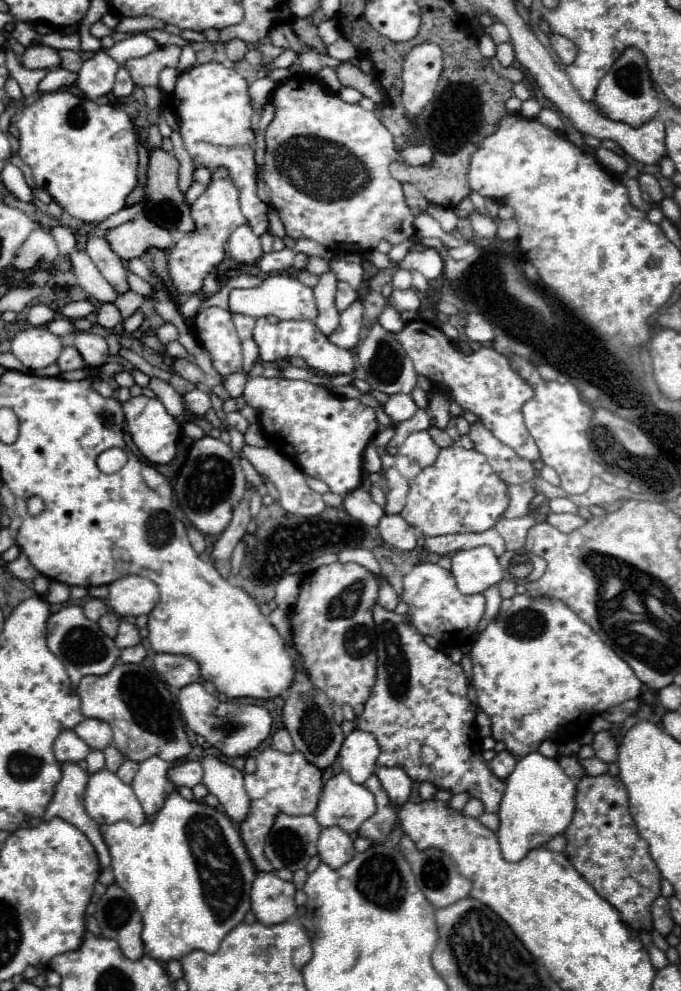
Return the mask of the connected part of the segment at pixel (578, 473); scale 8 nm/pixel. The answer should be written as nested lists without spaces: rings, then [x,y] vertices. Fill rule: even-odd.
[[[495,337],[491,347],[505,355],[509,359],[509,365],[521,375],[521,379],[525,379],[533,389],[535,395],[523,405],[523,417],[525,417],[525,425],[527,431],[531,435],[535,435],[539,453],[541,453],[541,461],[549,467],[553,467],[559,477],[561,477],[561,489],[565,489],[569,495],[579,495],[585,493],[591,485],[593,479],[593,453],[589,447],[589,439],[587,429],[589,429],[589,419],[591,419],[591,405],[587,405],[585,401],[581,401],[579,391],[573,383],[559,383],[559,381],[545,381],[541,379],[541,375],[537,373],[535,365],[531,365],[529,359],[519,357],[513,353],[511,349],[511,339],[509,337]]]

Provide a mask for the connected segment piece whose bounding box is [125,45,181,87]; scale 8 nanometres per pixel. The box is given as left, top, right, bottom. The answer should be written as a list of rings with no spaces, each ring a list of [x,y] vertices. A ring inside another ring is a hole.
[[[167,45],[167,47],[161,47],[153,53],[145,55],[145,57],[129,59],[125,63],[125,69],[131,73],[137,87],[145,87],[145,85],[157,87],[159,85],[159,73],[167,67],[177,67],[179,53],[181,53],[181,47]]]

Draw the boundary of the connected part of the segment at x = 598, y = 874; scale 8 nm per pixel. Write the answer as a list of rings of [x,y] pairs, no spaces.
[[[607,773],[581,777],[577,781],[575,811],[585,819],[573,819],[565,829],[565,855],[593,885],[593,889],[621,913],[621,919],[629,927],[635,931],[651,931],[649,907],[659,895],[661,873],[649,855],[647,841],[643,841],[637,833],[627,803],[627,789],[617,777]]]

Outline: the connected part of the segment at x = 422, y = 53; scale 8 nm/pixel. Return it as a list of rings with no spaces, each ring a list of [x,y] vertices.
[[[431,43],[413,47],[411,53],[405,57],[403,85],[407,85],[407,91],[403,91],[403,105],[407,111],[405,115],[411,121],[433,99],[433,91],[437,87],[441,69],[443,69],[441,47]]]

